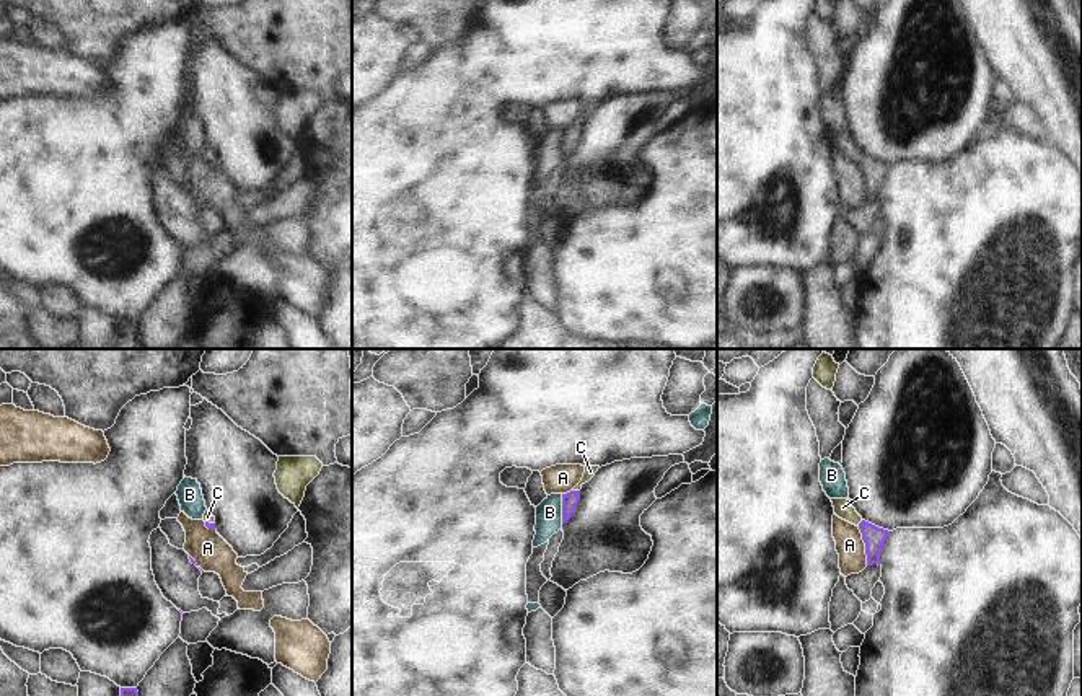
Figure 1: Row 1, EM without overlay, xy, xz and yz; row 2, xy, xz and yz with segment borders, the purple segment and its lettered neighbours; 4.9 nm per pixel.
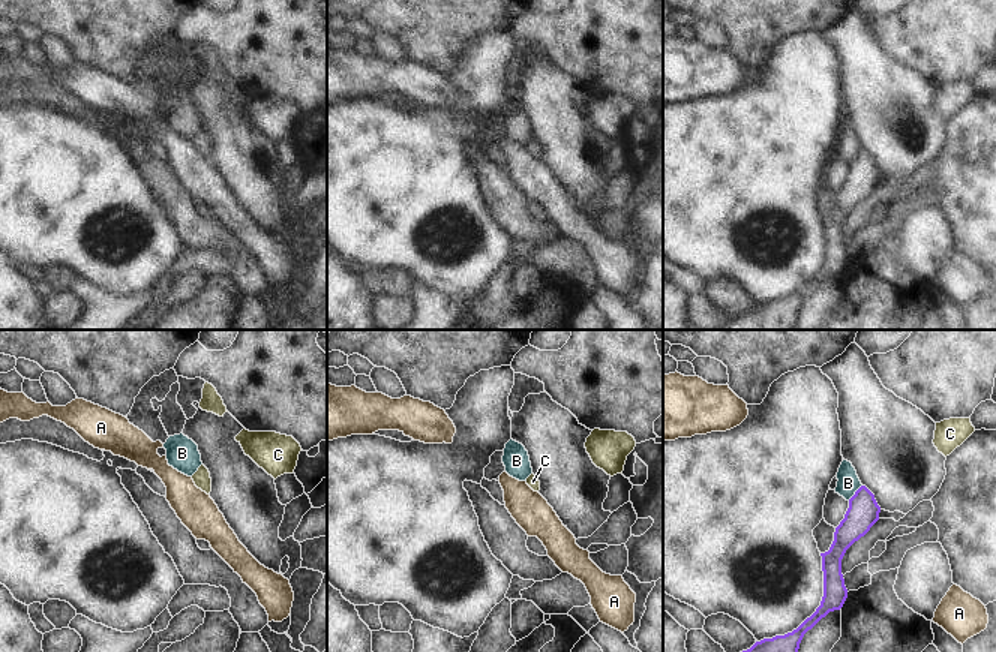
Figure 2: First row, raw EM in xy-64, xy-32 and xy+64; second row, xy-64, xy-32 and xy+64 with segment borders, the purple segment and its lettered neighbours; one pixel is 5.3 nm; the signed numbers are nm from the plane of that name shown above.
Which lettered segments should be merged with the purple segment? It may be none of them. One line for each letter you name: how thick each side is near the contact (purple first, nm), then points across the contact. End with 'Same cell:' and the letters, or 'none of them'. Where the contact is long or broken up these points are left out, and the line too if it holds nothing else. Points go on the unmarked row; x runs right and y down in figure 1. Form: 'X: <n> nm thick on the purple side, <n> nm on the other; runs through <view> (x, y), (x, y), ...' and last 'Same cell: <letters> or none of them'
C: 80 nm thick on the purple side, 50 nm on the other; runs through xz (571, 134), (577, 126), (590, 106)
Same cell: C

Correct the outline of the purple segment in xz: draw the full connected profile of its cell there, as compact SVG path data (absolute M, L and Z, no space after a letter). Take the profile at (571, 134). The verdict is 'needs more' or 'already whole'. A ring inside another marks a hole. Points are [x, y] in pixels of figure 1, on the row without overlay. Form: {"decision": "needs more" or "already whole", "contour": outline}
{"decision": "needs more", "contour": "M585 101L585 108L582 116L567 129L562 129L562 160L572 152L578 135L580 135L580 124L585 117L588 117L600 101Z"}

